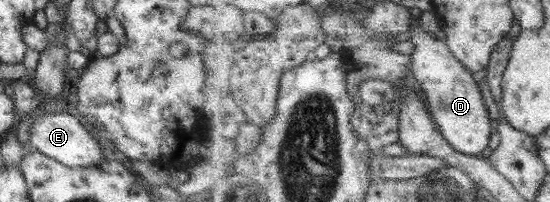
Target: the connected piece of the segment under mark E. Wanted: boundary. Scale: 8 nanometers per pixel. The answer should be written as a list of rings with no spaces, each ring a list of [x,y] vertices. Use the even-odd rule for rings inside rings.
[[[48,113],[34,119],[29,128],[28,140],[36,151],[68,168],[105,167],[112,162],[109,156],[105,157],[98,141],[84,129],[78,119],[68,113]]]

